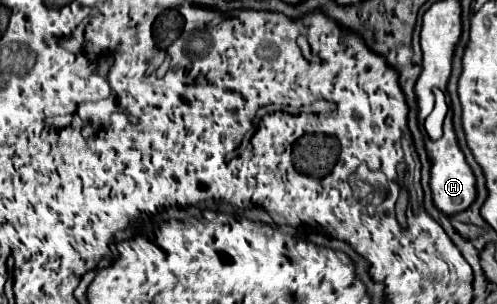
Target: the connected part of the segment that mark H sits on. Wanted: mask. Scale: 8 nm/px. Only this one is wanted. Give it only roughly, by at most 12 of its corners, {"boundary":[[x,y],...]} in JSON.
{"boundary":[[451,116],[443,136],[427,136],[431,190],[445,214],[477,198],[475,176],[457,144]]}

